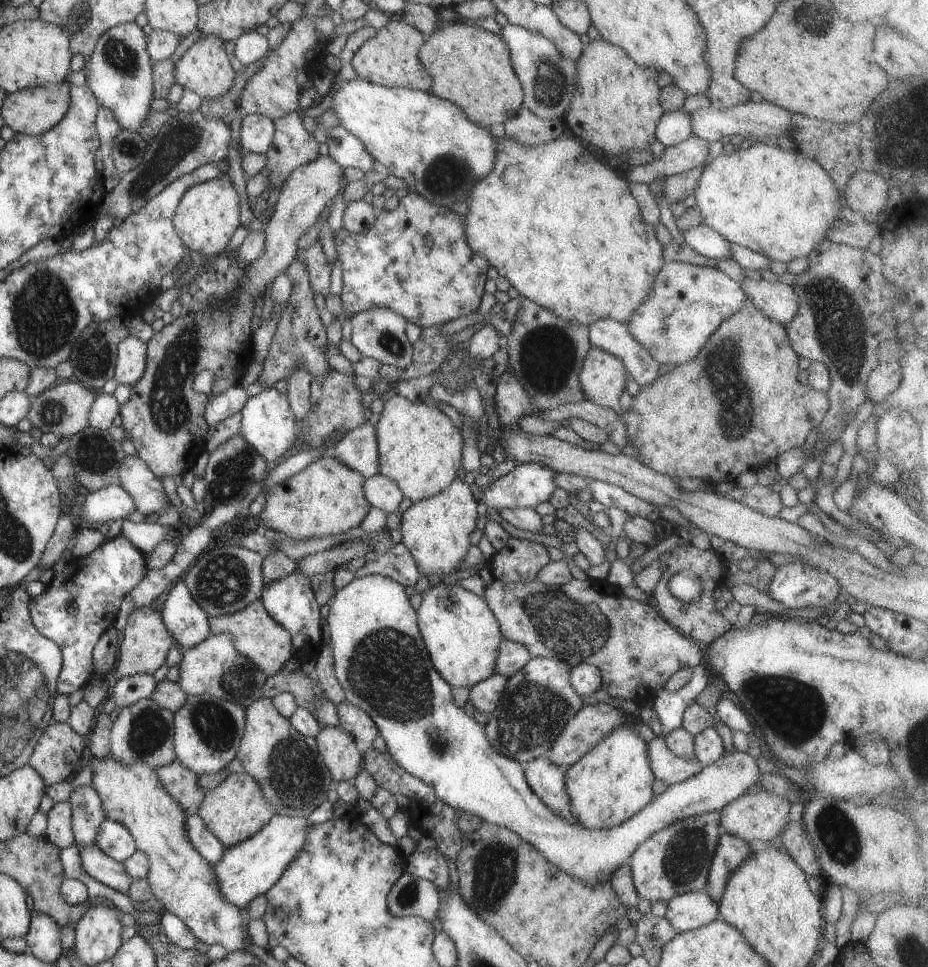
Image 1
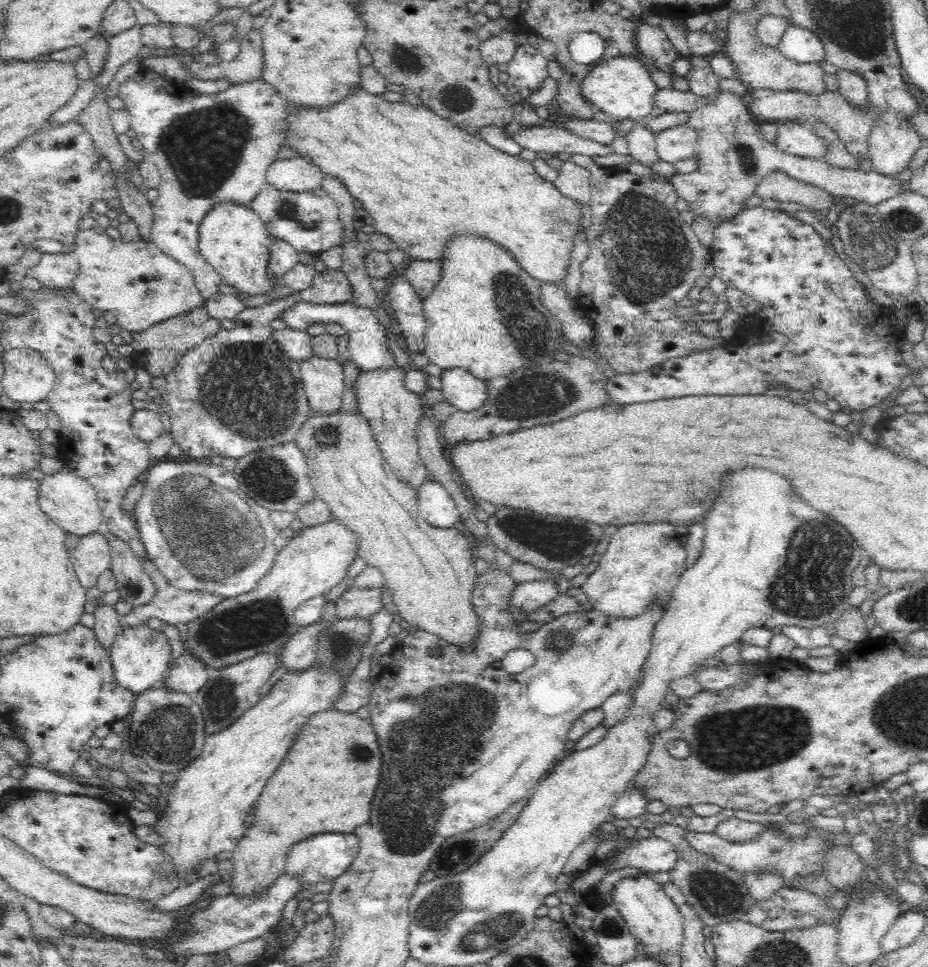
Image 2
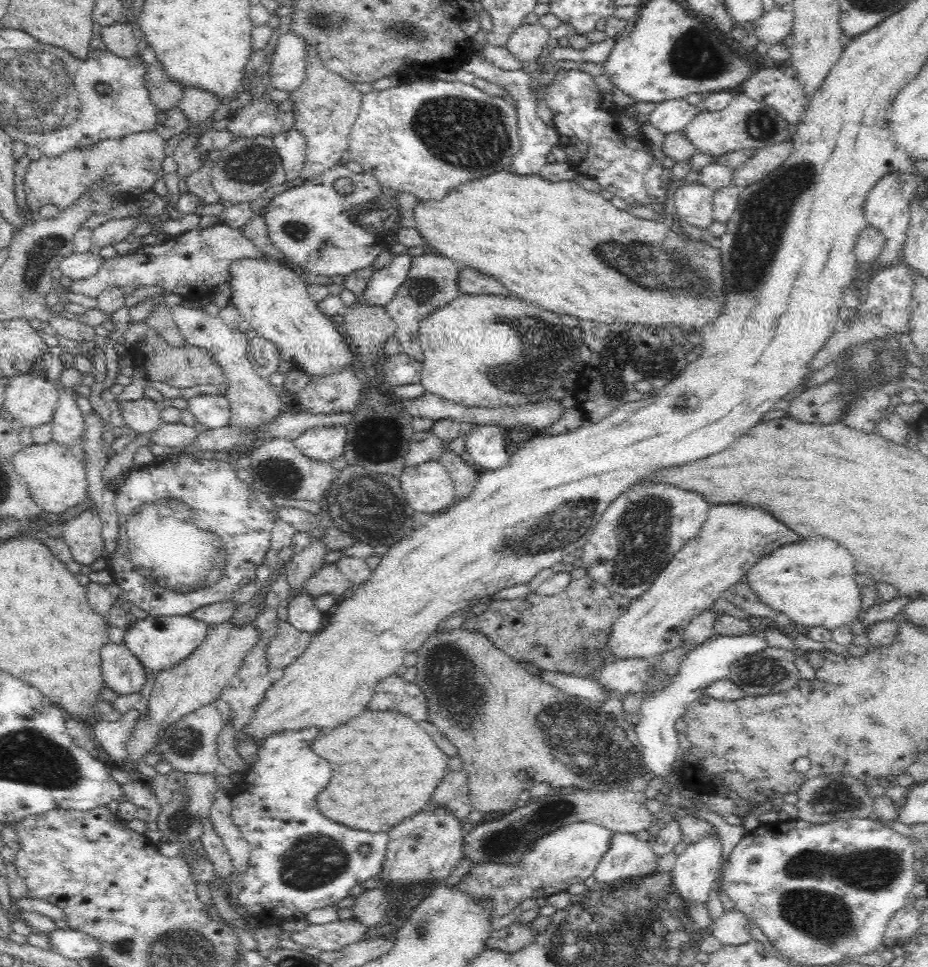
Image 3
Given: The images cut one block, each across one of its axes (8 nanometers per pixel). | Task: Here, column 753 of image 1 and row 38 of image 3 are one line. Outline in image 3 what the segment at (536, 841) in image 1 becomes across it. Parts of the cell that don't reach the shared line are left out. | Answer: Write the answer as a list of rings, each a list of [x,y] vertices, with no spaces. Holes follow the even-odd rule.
[[[793,4],[774,6],[769,12],[760,17],[758,22],[752,25],[758,40],[764,40],[770,44],[780,43],[791,32],[795,11]]]

